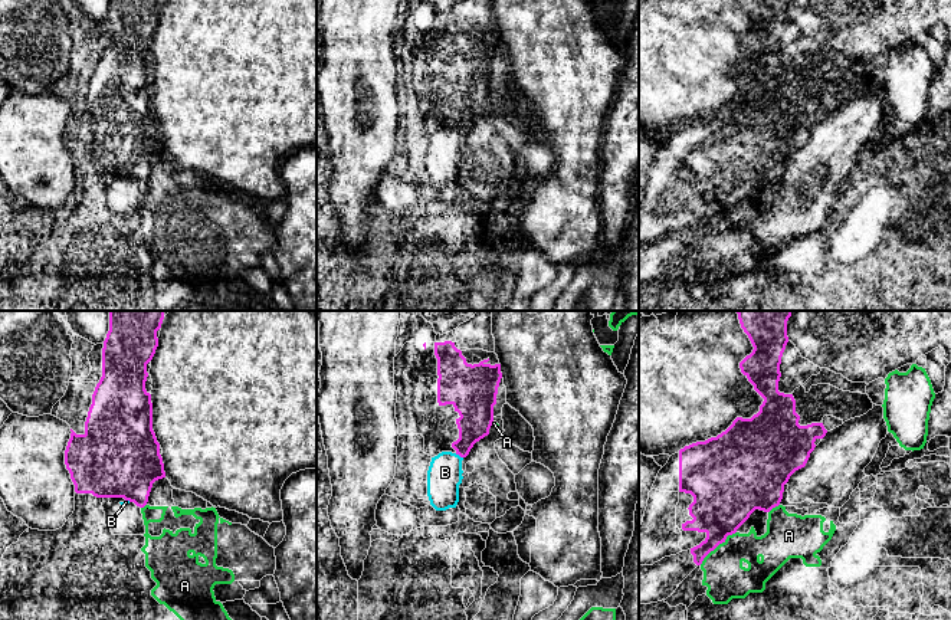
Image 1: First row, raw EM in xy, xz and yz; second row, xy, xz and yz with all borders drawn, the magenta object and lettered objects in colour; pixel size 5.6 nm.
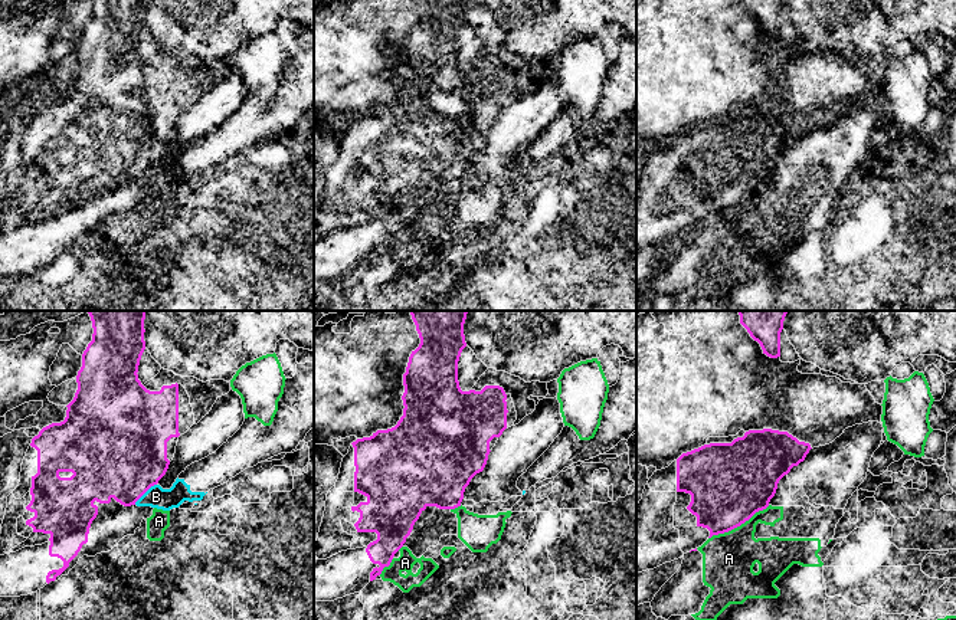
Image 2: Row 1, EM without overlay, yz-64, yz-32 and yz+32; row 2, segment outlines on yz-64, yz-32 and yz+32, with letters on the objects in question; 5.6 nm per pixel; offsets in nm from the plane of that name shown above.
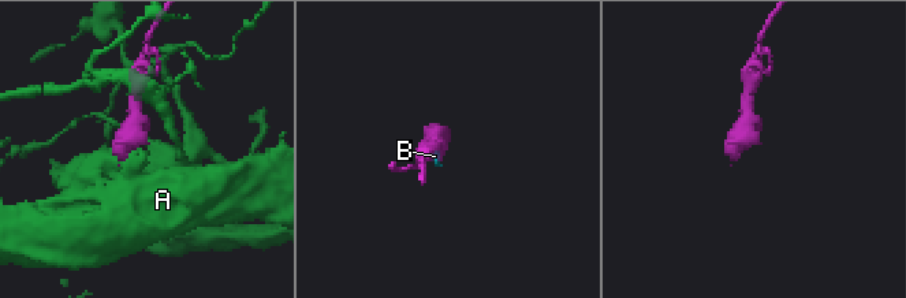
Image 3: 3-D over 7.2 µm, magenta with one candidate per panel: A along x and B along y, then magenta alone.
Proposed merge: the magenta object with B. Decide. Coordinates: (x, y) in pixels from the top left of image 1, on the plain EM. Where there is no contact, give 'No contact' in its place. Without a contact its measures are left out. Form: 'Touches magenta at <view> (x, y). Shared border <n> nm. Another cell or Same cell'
Touches magenta at xz (459, 133). Shared border 50 nm. Another cell

